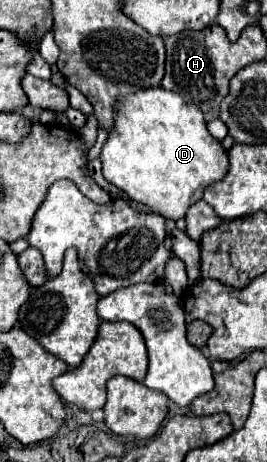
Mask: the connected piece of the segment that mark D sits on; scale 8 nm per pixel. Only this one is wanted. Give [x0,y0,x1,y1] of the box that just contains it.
[100,86,228,220]

